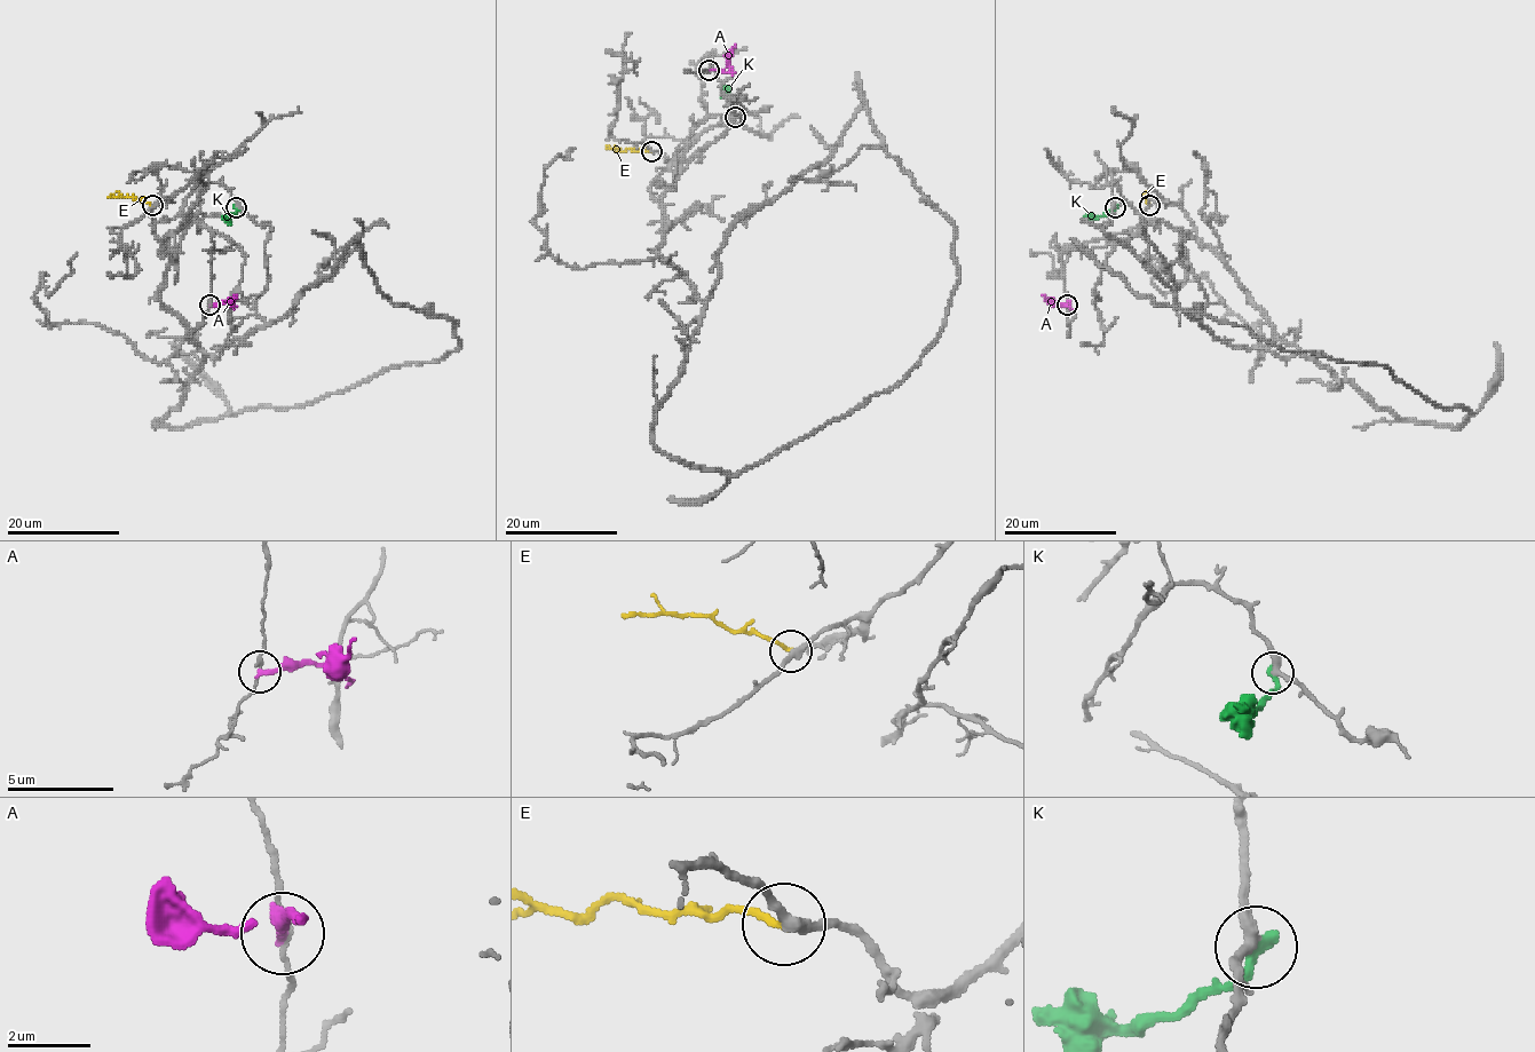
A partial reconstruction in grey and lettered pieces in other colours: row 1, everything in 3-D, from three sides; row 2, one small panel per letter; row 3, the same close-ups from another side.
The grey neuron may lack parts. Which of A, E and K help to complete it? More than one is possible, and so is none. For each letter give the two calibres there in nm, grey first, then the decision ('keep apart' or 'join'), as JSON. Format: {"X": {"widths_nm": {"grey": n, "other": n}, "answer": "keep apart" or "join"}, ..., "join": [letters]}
{"A": {"widths_nm": {"grey": 120, "other": 240}, "answer": "keep apart"}, "E": {"widths_nm": {"grey": 280, "other": 150}, "answer": "join"}, "K": {"widths_nm": {"grey": 280, "other": 320}, "answer": "keep apart"}, "join": ["E"]}

